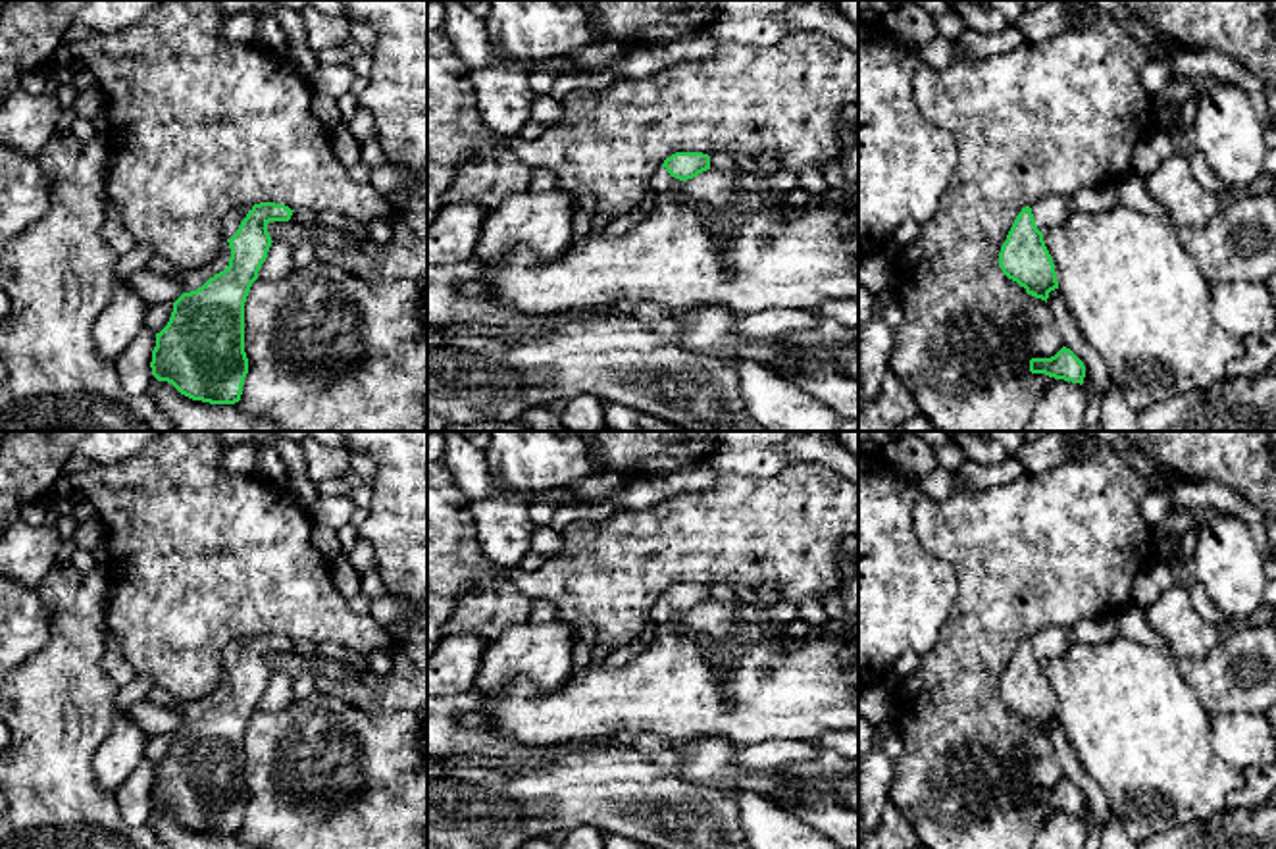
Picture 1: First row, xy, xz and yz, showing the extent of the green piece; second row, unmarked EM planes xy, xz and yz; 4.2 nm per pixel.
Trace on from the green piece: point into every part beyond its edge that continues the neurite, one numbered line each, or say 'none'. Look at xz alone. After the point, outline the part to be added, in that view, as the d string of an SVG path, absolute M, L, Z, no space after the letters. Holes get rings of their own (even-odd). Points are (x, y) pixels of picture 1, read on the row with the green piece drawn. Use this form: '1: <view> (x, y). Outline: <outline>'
1: xz (661, 181). Outline: M660 167L652 177L651 177L651 191L654 191L658 196L666 193L676 193L679 191L683 181L672 177L666 167Z

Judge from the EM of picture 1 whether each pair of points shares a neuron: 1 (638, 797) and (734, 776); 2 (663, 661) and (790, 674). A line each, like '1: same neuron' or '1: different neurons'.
1: different neurons
2: same neuron

